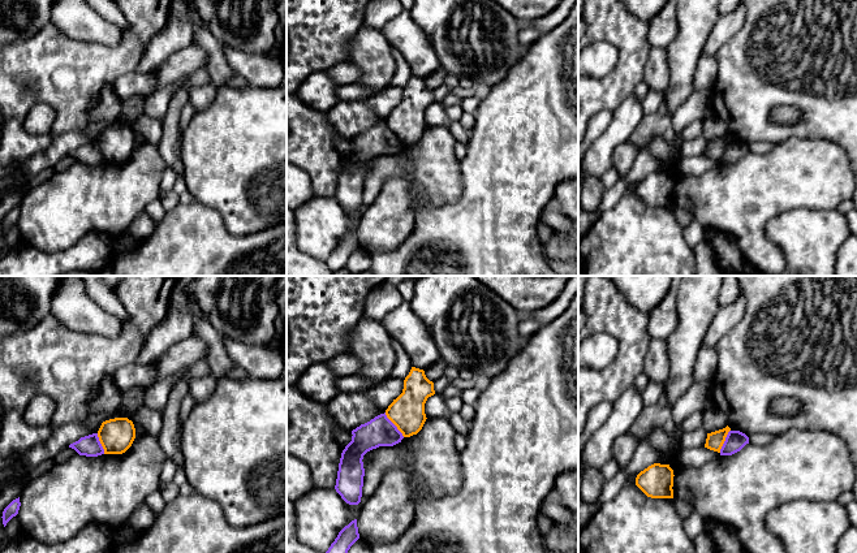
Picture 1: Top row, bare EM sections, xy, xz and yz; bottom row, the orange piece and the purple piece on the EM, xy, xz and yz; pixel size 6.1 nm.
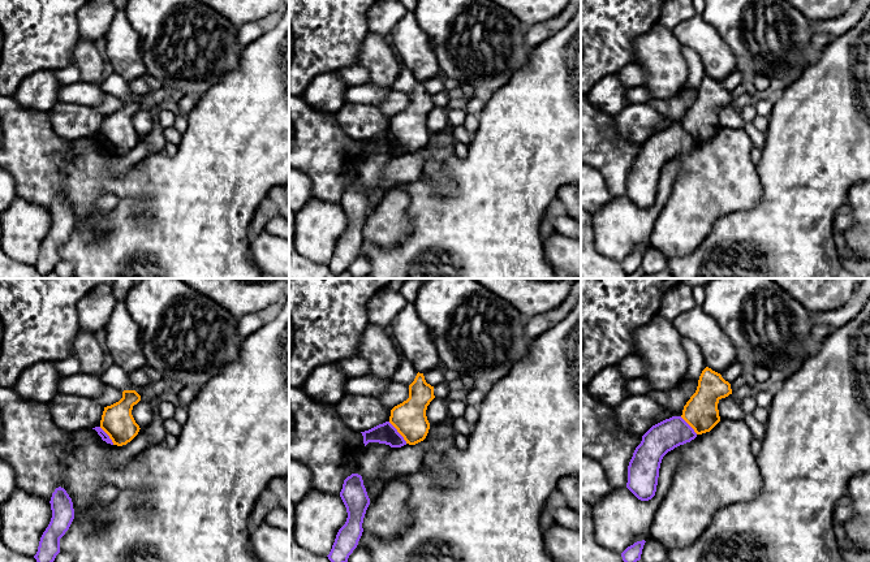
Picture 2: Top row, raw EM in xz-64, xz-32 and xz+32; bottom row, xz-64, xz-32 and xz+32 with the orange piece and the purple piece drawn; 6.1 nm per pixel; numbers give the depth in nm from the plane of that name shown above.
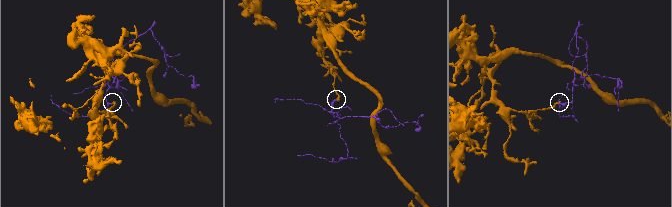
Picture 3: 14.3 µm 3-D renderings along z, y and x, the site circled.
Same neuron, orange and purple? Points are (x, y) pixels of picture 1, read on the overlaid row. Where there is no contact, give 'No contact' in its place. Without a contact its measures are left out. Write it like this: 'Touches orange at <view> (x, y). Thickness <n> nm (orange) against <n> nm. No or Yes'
Touches orange at xz (393, 423). Thickness 220 nm (orange) against 180 nm. No

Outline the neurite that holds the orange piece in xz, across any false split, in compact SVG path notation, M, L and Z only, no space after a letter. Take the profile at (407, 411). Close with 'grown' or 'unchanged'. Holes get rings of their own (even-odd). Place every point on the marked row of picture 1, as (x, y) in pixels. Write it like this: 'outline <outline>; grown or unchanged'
outline M412 367L404 380L402 393L388 406L386 415L404 437L417 435L427 419L425 403L434 394L434 383L426 377L425 371Z; unchanged

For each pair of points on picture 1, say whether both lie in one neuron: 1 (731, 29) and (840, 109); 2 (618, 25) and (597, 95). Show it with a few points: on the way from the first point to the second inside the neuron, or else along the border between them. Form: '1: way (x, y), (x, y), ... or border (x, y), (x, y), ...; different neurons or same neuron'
1: border (745, 13), (743, 26), (715, 55); different neurons
2: way (625, 43), (625, 68), (615, 78); same neuron

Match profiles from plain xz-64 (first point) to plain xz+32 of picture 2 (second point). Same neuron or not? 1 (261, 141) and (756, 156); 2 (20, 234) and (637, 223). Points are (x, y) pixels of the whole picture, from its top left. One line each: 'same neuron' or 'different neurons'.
1: different neurons
2: same neuron

